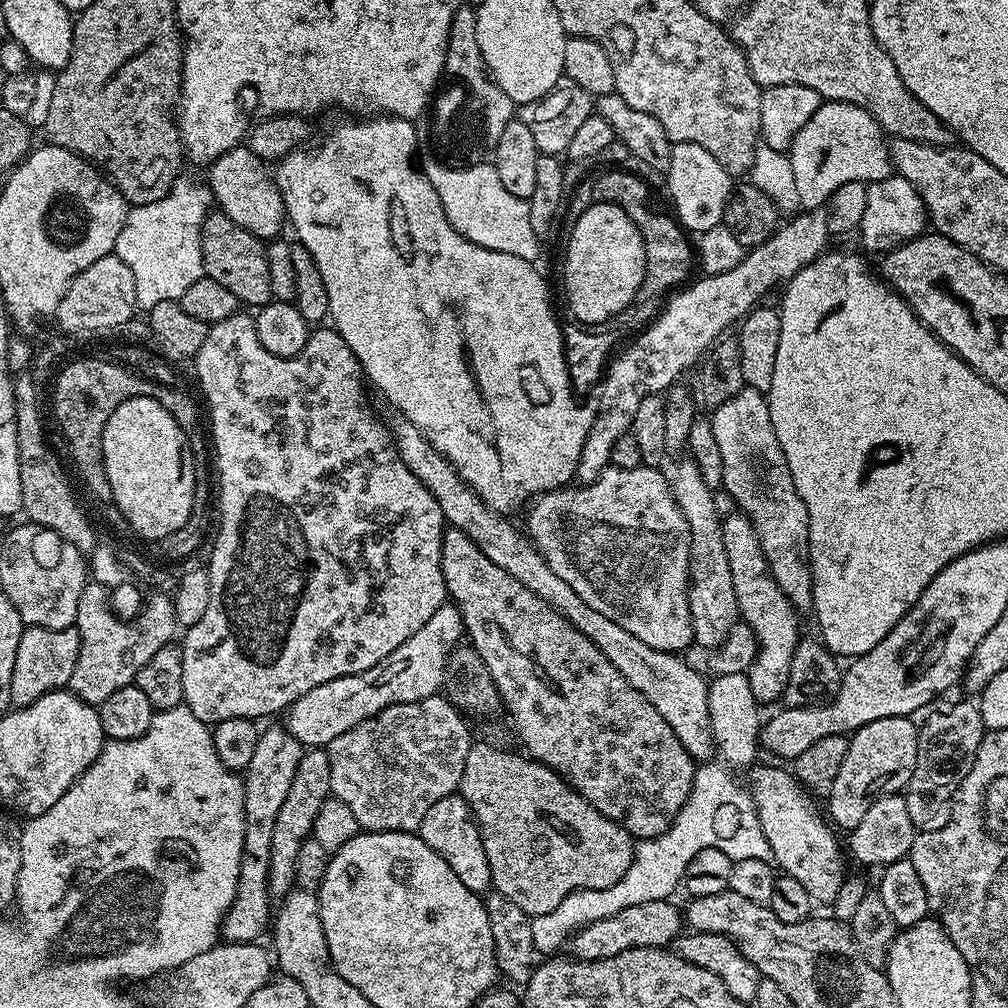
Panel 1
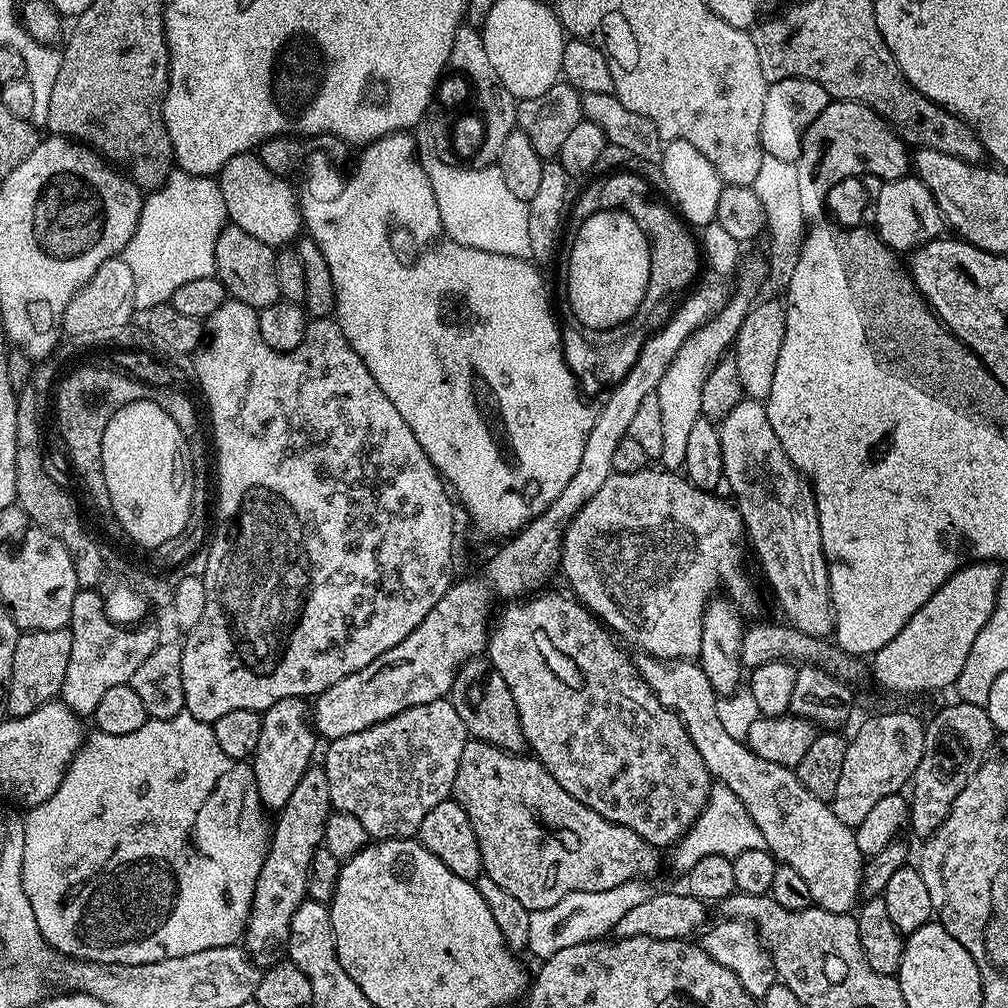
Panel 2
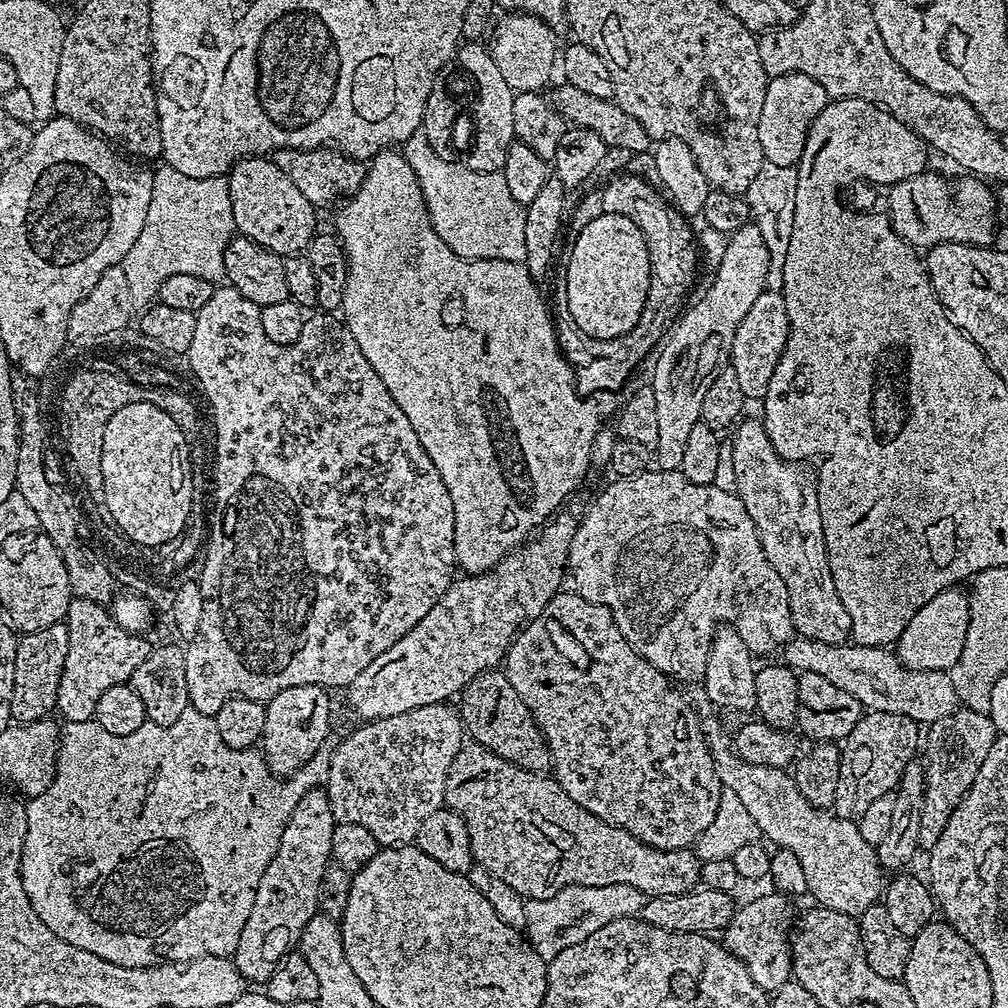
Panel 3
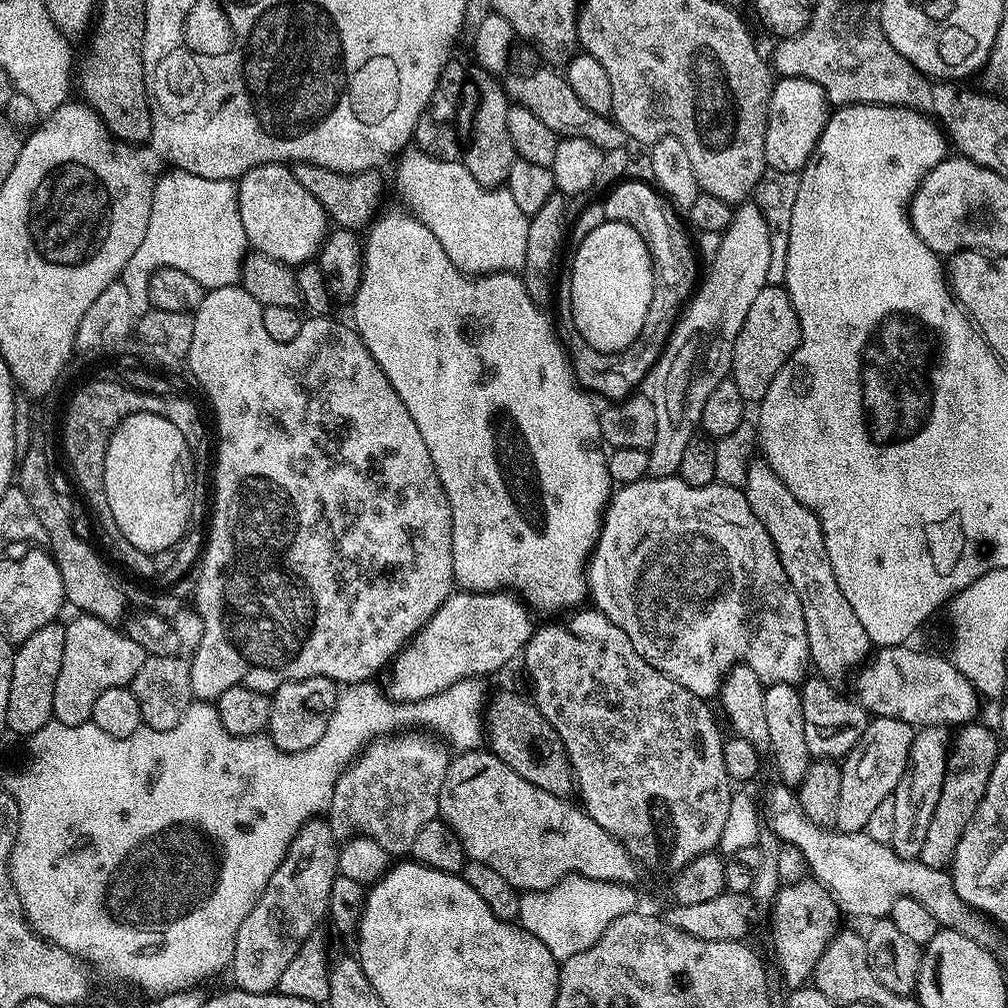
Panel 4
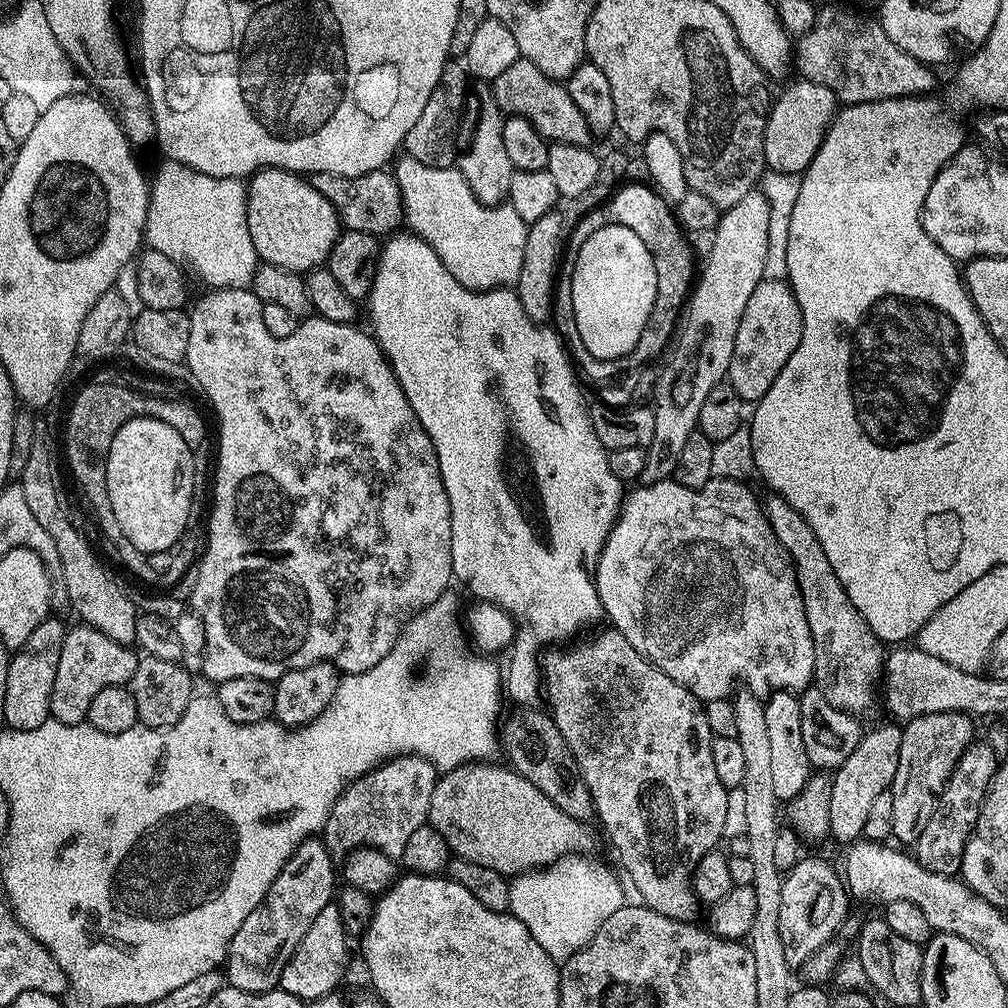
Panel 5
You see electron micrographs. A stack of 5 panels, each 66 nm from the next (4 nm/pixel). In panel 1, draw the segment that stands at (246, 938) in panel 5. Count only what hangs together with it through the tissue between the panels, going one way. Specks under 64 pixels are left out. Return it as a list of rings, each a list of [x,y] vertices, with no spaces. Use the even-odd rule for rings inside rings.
[[[324,748],[305,751],[302,762],[298,762],[298,772],[294,774],[294,782],[291,783],[290,791],[286,794],[286,802],[282,802],[282,810],[278,810],[278,819],[274,821],[274,838],[268,871],[268,890],[273,897],[283,898],[293,891],[296,883],[294,862],[298,858],[298,850],[302,842],[311,837],[314,818],[318,818],[318,810],[322,802],[331,796],[330,758],[327,751]]]

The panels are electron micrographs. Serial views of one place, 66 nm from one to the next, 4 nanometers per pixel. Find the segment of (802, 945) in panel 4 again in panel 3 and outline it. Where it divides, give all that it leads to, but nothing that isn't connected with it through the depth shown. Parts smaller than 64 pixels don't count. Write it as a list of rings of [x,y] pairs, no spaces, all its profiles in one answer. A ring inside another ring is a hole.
[[[772,890],[769,896],[760,896],[749,904],[744,904],[735,909],[732,920],[722,933],[722,943],[750,970],[750,976],[754,982],[758,982],[761,990],[769,994],[775,994],[783,984],[789,983],[792,976],[792,950],[790,947],[790,933],[794,928],[794,916],[792,920],[793,901],[785,895]]]

